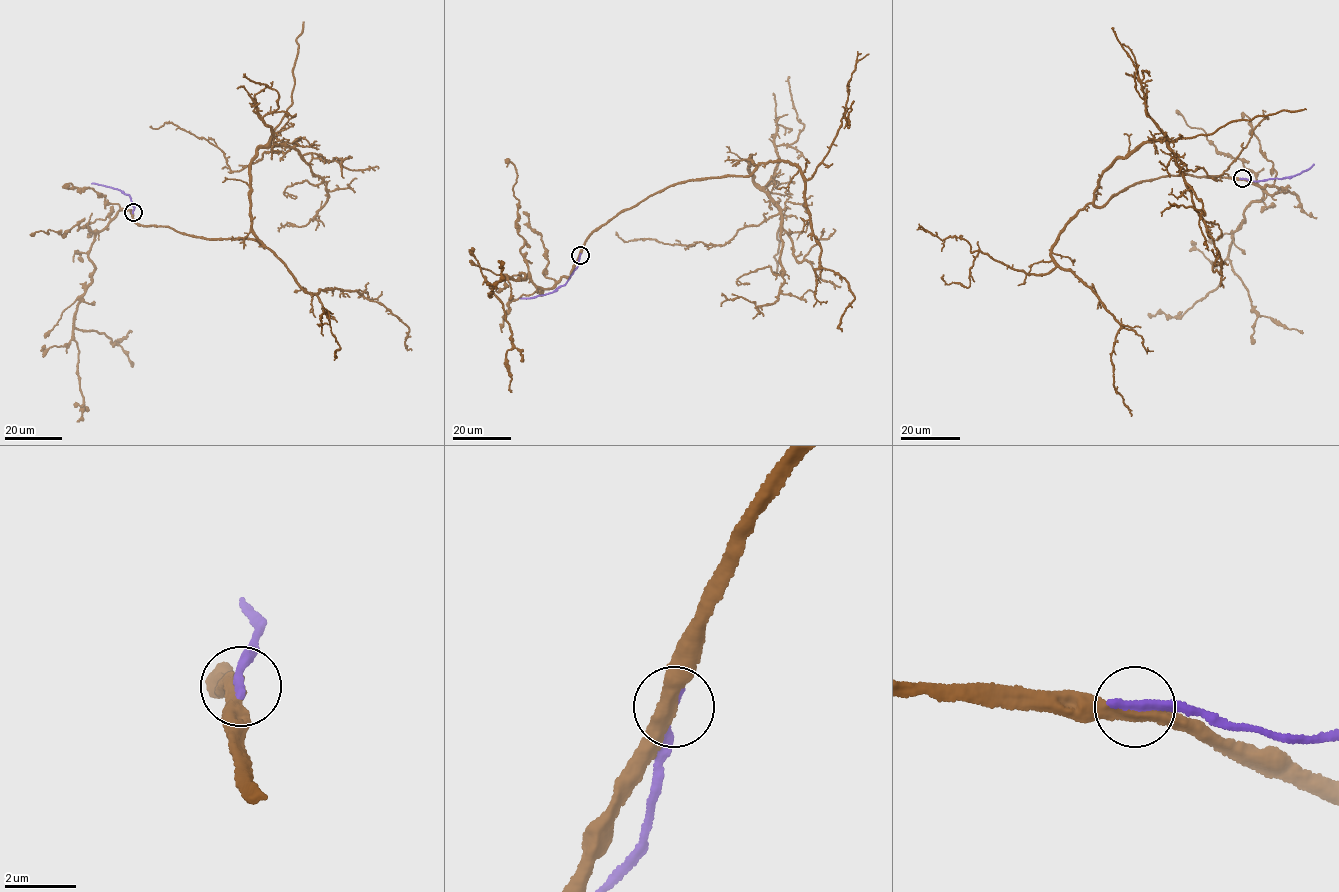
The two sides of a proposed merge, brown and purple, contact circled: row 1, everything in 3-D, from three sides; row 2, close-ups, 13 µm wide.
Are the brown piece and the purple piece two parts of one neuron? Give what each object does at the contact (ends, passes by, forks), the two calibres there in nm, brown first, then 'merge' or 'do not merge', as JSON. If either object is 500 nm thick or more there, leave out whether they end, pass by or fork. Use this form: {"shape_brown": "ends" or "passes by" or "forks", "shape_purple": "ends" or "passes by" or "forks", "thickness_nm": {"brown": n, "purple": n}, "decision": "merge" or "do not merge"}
{"shape_brown": "passes by", "shape_purple": "ends", "thickness_nm": {"brown": 400, "purple": 300}, "decision": "do not merge"}

